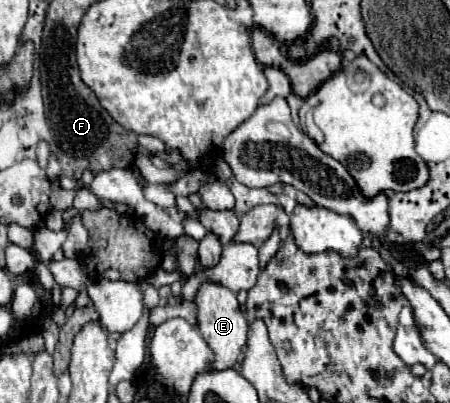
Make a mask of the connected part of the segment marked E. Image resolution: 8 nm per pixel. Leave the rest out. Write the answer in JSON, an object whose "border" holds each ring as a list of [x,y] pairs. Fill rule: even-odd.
{"border":[[[211,282],[201,284],[197,296],[195,296],[195,304],[199,308],[199,332],[203,334],[205,342],[211,346],[211,350],[215,352],[215,370],[225,370],[225,368],[235,368],[241,352],[245,348],[247,342],[247,332],[249,332],[249,324],[239,308],[239,302],[235,298],[235,292],[231,292],[225,286],[215,286]]]}

